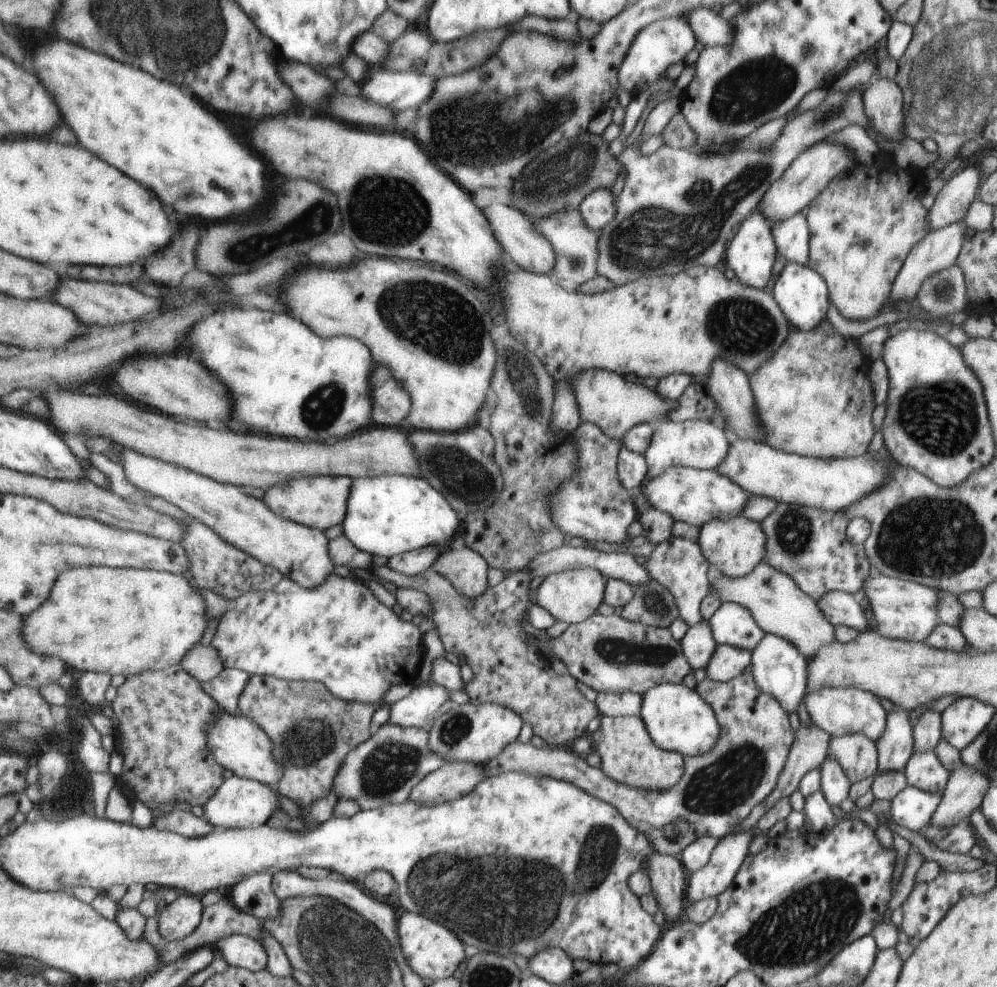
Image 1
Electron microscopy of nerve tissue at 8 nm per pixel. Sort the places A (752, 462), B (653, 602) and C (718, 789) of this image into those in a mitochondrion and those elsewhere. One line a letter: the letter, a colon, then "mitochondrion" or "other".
A: other
B: mitochondrion
C: mitochondrion

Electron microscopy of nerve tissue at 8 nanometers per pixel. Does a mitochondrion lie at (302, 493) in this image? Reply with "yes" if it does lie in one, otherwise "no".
no

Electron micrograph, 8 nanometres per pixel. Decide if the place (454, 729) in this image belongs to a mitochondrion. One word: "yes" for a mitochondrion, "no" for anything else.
yes

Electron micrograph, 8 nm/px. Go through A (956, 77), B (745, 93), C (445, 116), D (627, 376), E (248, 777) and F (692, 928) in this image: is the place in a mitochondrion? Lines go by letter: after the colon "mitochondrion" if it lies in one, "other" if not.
A: mitochondrion
B: mitochondrion
C: mitochondrion
D: other
E: other
F: other

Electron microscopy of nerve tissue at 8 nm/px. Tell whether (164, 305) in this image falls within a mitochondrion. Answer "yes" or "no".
no

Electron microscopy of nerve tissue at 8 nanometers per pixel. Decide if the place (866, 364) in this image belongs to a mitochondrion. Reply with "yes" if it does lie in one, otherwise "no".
no

